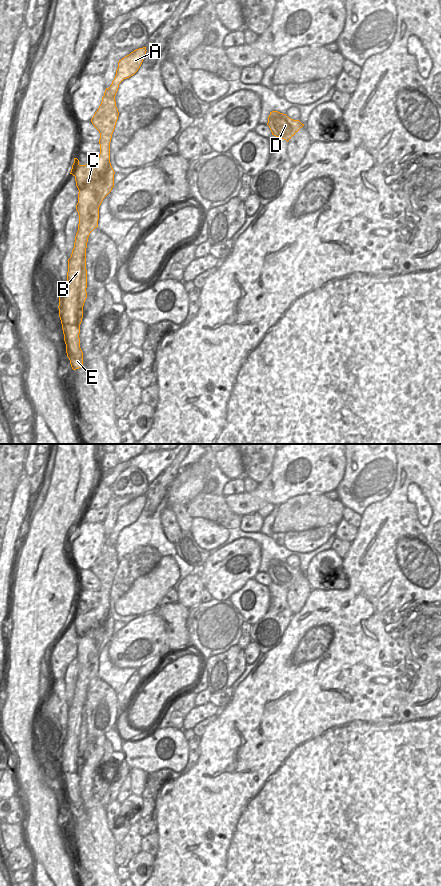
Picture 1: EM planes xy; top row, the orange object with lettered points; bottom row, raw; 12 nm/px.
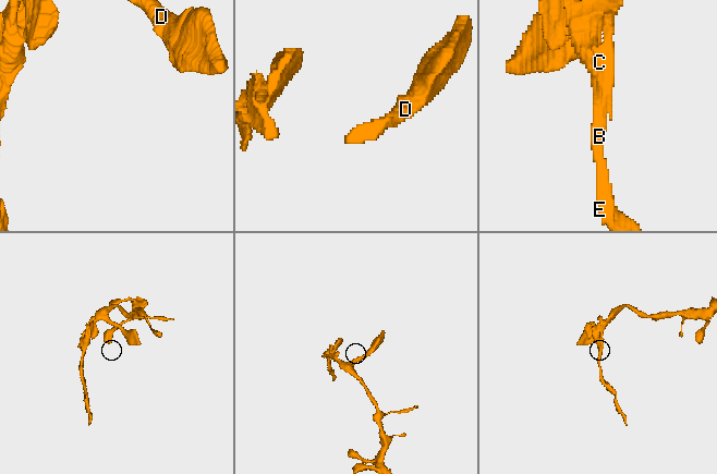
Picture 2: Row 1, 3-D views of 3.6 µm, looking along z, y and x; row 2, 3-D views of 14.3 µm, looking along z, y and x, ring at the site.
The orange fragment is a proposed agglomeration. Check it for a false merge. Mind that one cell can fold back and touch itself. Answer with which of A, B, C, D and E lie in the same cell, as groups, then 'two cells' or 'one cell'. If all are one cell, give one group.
A D / B C E | two cells

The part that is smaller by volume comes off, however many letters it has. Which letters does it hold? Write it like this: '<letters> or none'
B, C, E

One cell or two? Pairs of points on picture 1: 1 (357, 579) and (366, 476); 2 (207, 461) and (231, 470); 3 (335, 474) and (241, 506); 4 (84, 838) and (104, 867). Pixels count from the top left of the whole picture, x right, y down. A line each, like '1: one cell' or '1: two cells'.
1: two cells
2: two cells
3: one cell
4: one cell

